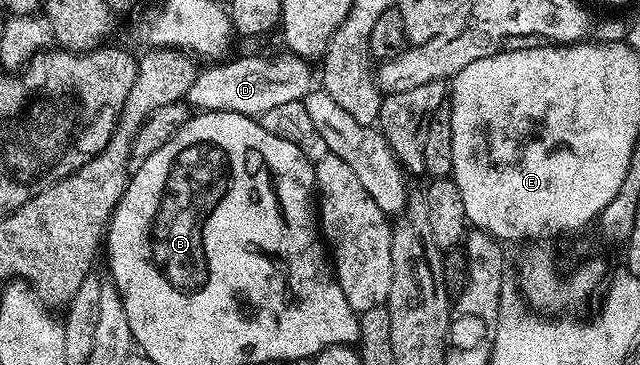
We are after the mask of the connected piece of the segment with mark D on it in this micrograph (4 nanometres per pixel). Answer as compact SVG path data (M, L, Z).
M284 53L278 59L263 59L253 55L247 59L235 59L231 63L217 61L200 68L191 81L187 96L190 108L202 111L226 111L259 117L267 109L287 105L287 101L302 102L314 90L315 71L306 60L292 53Z

